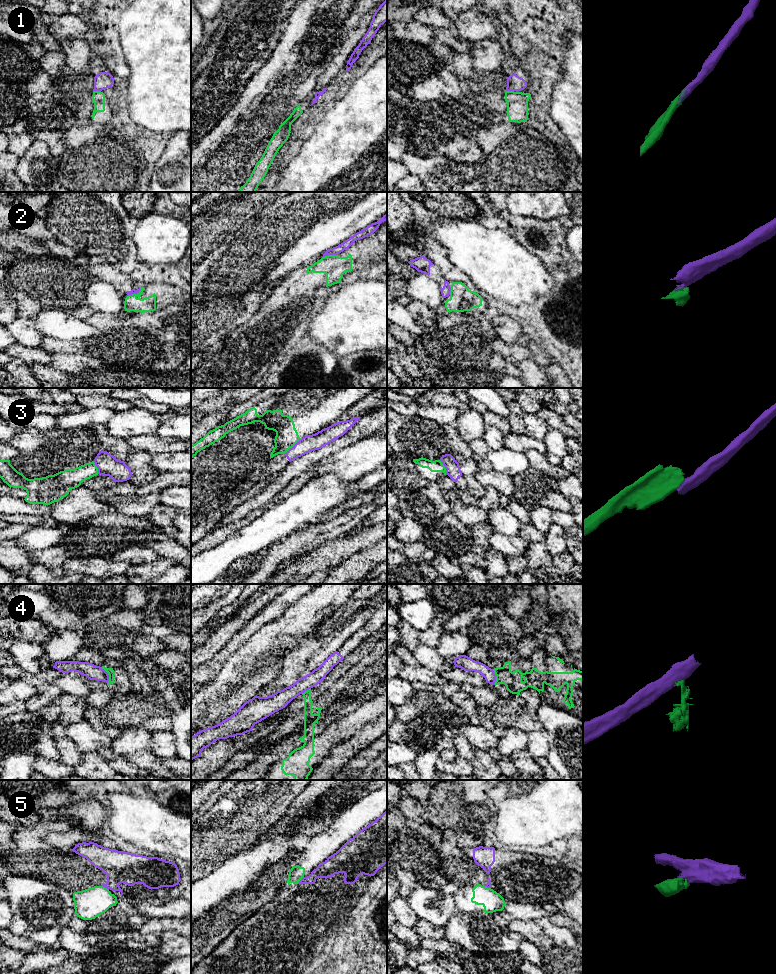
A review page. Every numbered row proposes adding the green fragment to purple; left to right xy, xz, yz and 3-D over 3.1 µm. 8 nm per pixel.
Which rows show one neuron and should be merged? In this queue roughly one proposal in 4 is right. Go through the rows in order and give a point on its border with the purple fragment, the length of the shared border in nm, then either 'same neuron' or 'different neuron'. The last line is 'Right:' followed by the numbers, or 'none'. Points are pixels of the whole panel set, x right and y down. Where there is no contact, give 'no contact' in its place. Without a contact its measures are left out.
1: contact xy (97, 90); length 60 nm; different neuron
2: contact xz (329, 254); length 110 nm; different neuron
3: contact xz (293, 446); length 180 nm; different neuron
4: contact xy (108, 675); length 150 nm; different neuron
5: contact xz (300, 880); length 80 nm; different neuron
Right: none

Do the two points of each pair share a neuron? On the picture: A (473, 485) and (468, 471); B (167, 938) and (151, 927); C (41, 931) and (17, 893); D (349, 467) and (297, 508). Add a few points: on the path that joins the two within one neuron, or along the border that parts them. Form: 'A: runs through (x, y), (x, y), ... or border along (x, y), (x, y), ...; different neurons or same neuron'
A: runs through (472, 482), (469, 474); same neuron
B: border along (180, 934), (165, 932), (158, 935); different neurons
C: runs through (41, 922), (41, 917), (26, 902); same neuron
D: border along (333, 472), (343, 482); different neurons

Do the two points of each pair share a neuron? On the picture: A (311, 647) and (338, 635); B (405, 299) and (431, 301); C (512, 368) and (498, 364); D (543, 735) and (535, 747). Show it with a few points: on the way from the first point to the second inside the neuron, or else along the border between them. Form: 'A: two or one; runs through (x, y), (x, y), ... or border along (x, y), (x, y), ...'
A: one; runs through (318, 647), (331, 642)
B: two; border along (406, 293), (413, 299)
C: one; runs through (509, 368), (501, 366)
D: one; runs through (541, 738), (538, 744)

